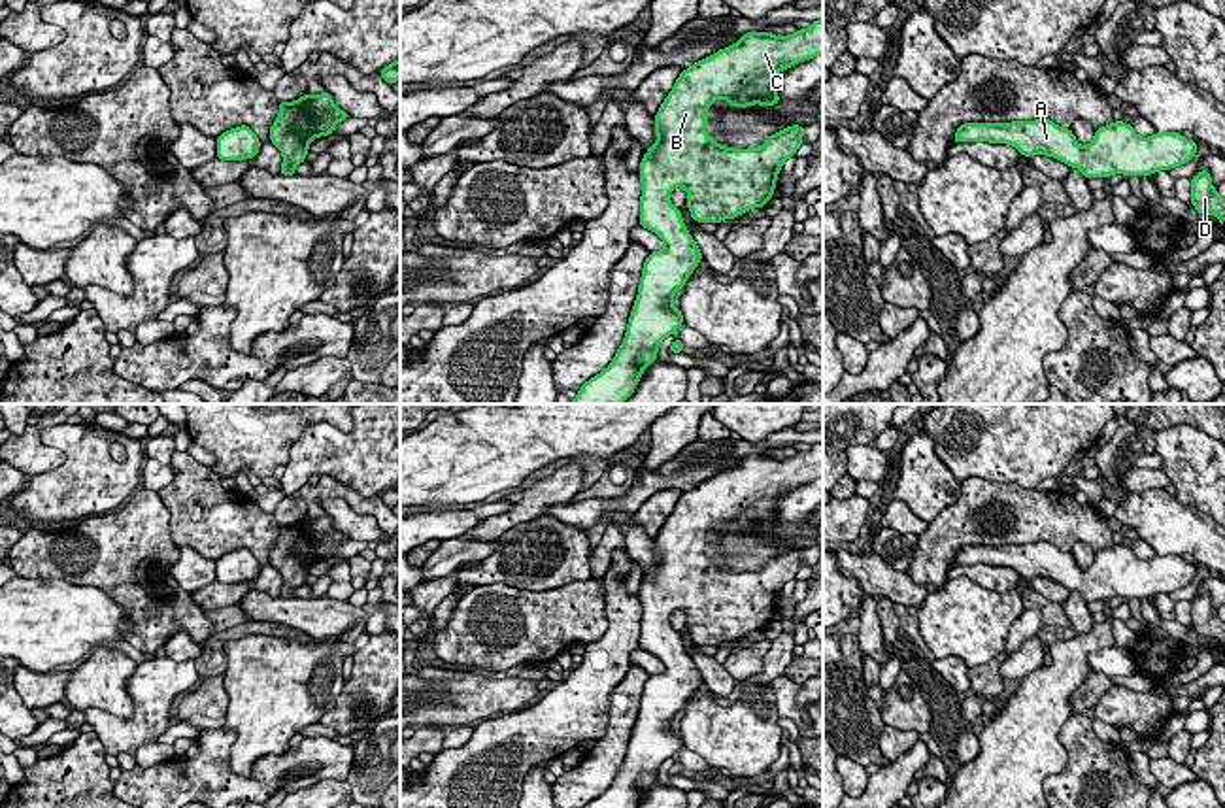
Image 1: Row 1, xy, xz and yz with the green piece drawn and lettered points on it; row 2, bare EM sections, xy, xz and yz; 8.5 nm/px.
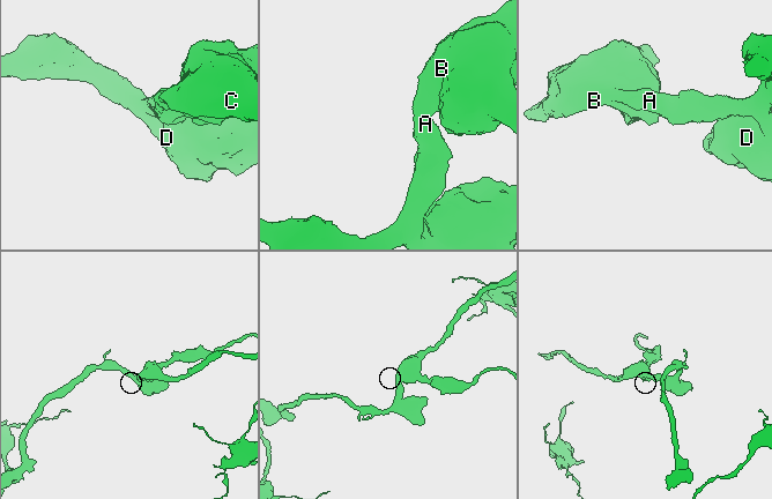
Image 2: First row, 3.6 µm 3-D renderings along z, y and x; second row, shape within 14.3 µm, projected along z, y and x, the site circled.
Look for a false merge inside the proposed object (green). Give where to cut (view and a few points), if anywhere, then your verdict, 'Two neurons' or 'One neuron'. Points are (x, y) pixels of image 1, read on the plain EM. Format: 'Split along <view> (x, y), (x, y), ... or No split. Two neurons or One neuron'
No split. One neuron

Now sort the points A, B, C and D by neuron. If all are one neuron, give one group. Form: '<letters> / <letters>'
A B C D

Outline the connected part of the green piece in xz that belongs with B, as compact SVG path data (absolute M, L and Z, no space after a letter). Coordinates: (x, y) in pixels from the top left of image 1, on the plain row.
M823 442L783 461L772 455L747 455L734 468L719 472L680 497L655 538L659 563L647 572L638 591L642 604L640 649L653 653L664 670L649 676L644 685L627 757L613 783L583 808L638 808L642 795L657 782L661 765L683 748L683 736L674 731L674 717L702 683L702 676L687 655L681 634L672 629L670 614L674 610L687 614L685 627L696 646L734 642L753 631L764 631L772 623L778 595L802 566L806 549L793 547L768 559L761 570L719 568L704 553L712 525L729 523L732 530L776 529L780 525L774 510L776 497L817 478L823 478Z

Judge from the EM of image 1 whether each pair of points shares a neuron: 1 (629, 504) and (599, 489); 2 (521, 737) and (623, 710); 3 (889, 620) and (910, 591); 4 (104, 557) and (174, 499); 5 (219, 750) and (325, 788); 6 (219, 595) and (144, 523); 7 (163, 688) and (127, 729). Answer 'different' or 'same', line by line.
1: different
2: different
3: different
4: different
5: different
6: different
7: same

